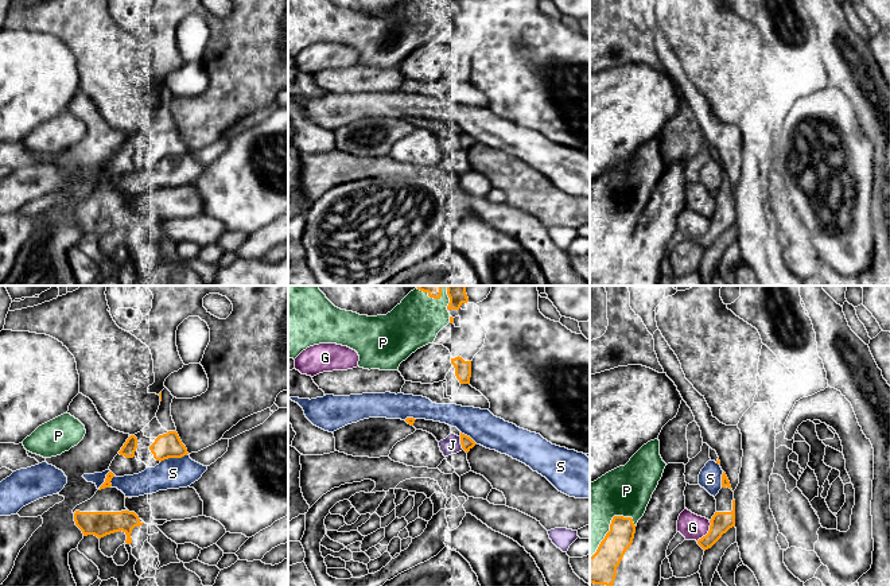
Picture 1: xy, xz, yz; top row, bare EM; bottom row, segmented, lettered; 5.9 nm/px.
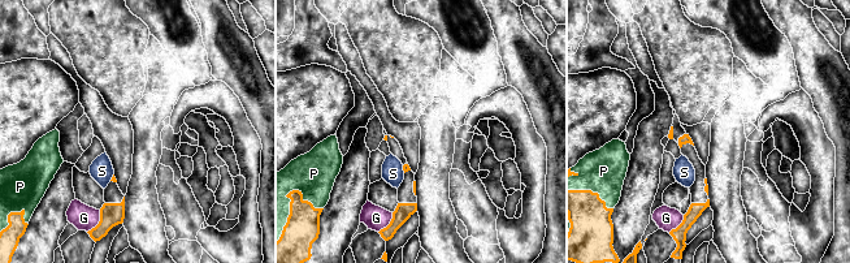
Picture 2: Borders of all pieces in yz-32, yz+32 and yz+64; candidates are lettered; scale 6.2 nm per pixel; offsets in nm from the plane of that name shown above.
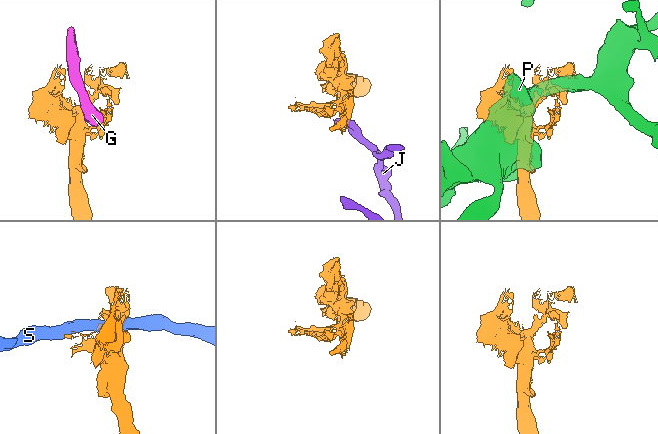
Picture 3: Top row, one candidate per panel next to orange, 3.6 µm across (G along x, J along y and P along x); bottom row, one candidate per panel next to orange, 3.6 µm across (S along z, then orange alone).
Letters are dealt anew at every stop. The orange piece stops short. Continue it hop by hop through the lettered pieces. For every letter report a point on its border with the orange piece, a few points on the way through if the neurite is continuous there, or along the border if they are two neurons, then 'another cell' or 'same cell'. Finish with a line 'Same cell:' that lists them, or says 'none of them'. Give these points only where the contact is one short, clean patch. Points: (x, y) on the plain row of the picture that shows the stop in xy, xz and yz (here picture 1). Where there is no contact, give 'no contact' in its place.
G: yz (708, 231) | another cell
J: xz (461, 142) | another cell
P: yz (610, 225) | another cell
S: xy (174, 155) | another cell
Same cell: none of them

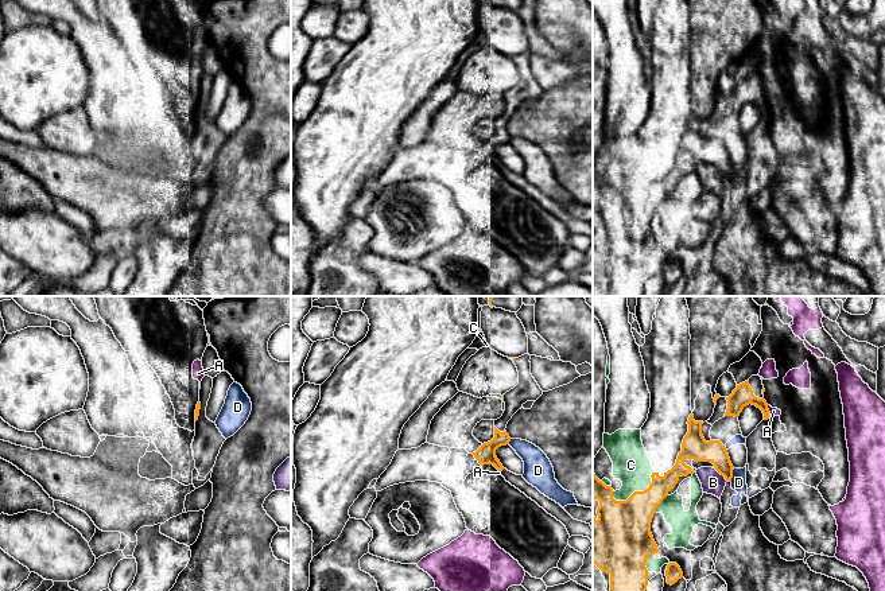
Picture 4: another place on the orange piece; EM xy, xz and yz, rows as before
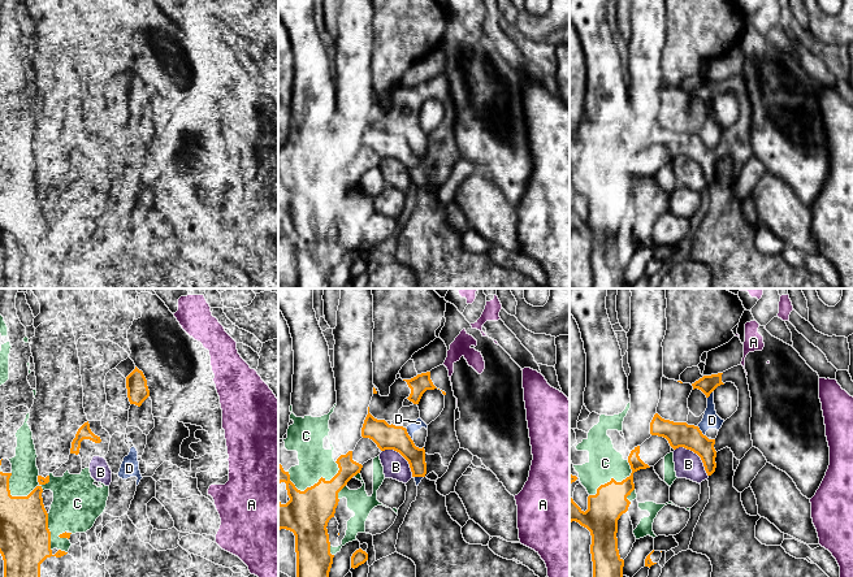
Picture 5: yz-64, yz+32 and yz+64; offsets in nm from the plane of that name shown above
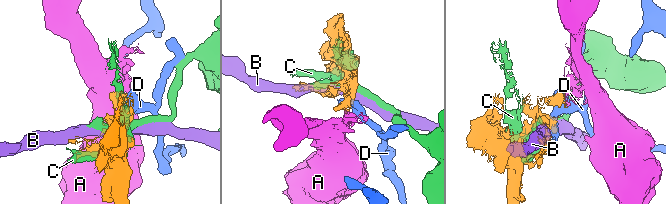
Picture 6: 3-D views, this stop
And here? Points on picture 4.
A: yz (767, 107) | another cell
B: yz (721, 172) | another cell
C: yz (637, 190) | another cell
D: yz (732, 174) | another cell
Same cell: none of them

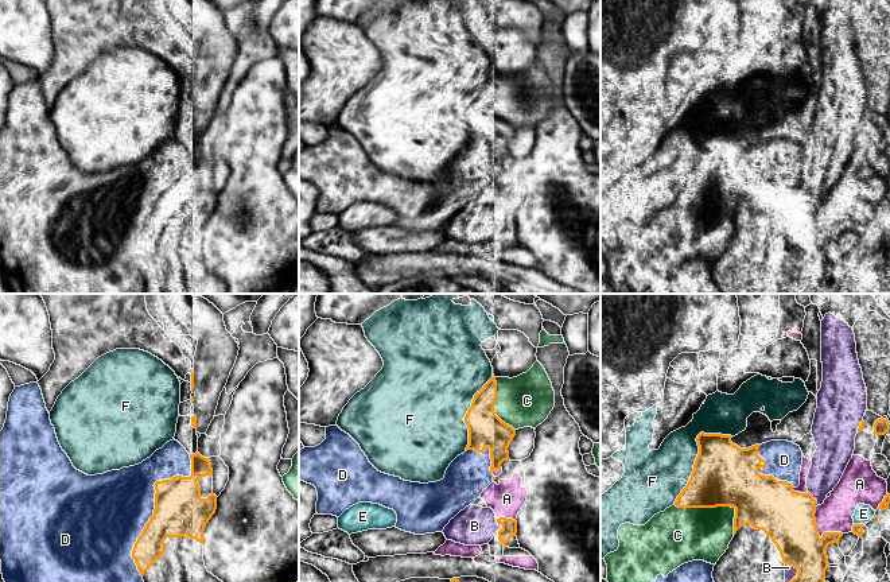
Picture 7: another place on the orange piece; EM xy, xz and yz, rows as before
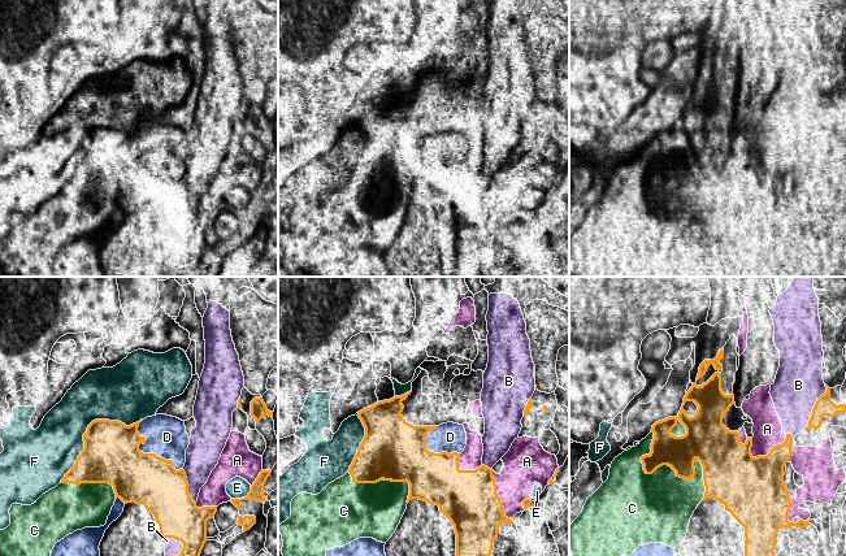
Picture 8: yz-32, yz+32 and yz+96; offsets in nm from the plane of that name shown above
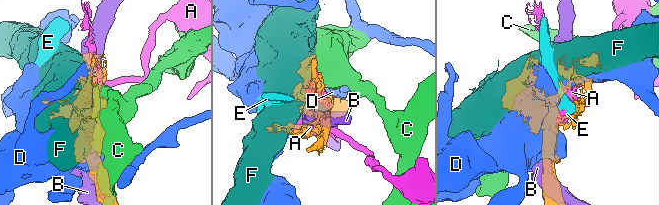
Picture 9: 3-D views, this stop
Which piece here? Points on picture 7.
A: yz (816, 231) | another cell
B: yz (797, 274) | another cell
C: yz (716, 204) | another cell
D: xy (155, 201) | another cell
E: yz (858, 222) | another cell
F: yz (698, 152) | another cell
Same cell: none of them

